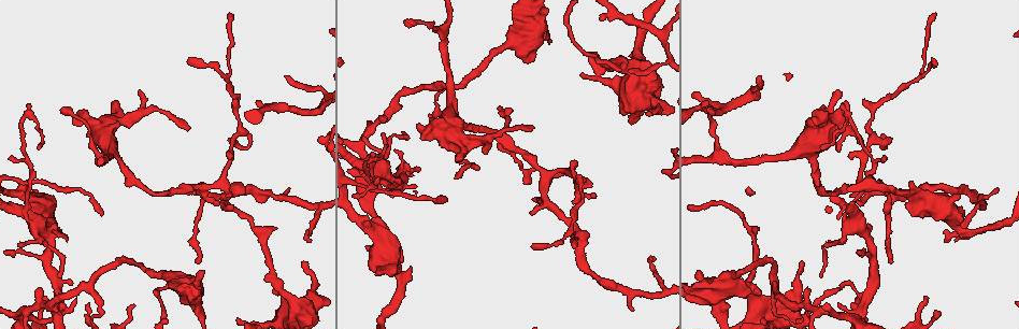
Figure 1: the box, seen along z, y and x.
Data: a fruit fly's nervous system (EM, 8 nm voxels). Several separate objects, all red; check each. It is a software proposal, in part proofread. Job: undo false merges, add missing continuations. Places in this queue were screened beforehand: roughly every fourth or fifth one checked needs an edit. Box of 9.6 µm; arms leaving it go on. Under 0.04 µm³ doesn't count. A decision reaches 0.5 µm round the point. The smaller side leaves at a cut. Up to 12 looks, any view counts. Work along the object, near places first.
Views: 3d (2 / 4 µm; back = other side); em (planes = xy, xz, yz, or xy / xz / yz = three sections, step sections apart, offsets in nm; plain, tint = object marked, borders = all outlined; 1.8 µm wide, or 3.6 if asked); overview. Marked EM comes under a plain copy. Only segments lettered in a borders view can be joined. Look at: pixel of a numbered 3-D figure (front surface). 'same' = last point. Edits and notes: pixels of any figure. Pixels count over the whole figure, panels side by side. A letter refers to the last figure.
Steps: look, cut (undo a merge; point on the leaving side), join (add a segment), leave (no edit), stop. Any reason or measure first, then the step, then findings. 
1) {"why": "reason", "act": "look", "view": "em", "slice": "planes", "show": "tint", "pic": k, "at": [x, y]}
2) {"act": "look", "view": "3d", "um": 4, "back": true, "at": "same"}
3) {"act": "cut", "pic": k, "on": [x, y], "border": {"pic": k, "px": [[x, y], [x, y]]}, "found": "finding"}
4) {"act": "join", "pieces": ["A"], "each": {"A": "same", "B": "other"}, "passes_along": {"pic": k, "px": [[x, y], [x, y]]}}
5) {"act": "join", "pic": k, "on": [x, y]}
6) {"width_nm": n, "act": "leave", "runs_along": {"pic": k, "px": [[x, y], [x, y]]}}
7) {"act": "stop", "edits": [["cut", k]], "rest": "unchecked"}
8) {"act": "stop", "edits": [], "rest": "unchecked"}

{"why": "thin end", "act": "look", "view": "3d", "um": 2, "back": true, "pic": 1, "at": [884, 213]}

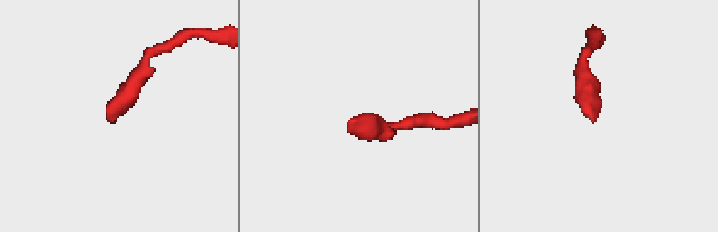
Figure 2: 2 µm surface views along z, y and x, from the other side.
{"act": "look", "view": "em", "slice": "xz", "step": 4, "show": "borders", "pic": 2, "at": [352, 120]}

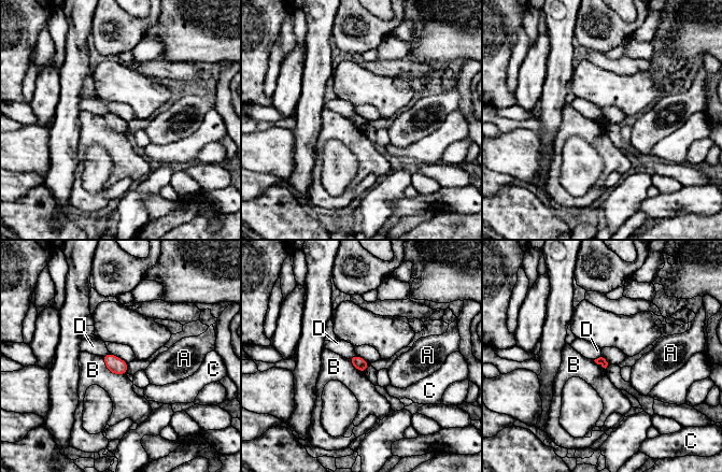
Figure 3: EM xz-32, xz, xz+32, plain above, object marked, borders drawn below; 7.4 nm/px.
{"longest_contact_nm": ["B", 220], "act": "leave", "each": {"A": "other", "B": "other", "C": "other", "D": "other"}, "found": "none of them fits"}

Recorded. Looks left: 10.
{"why": "abrupt turn", "act": "look", "view": "3d", "um": 4, "pic": 1, "at": [53, 320]}

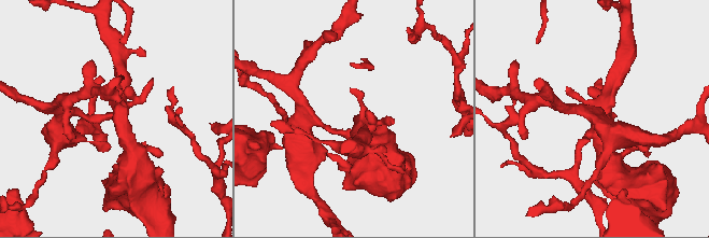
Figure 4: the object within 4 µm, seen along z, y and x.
{"act": "look", "view": "em", "slice": "planes", "show": "borders", "pic": 4, "at": [355, 128]}

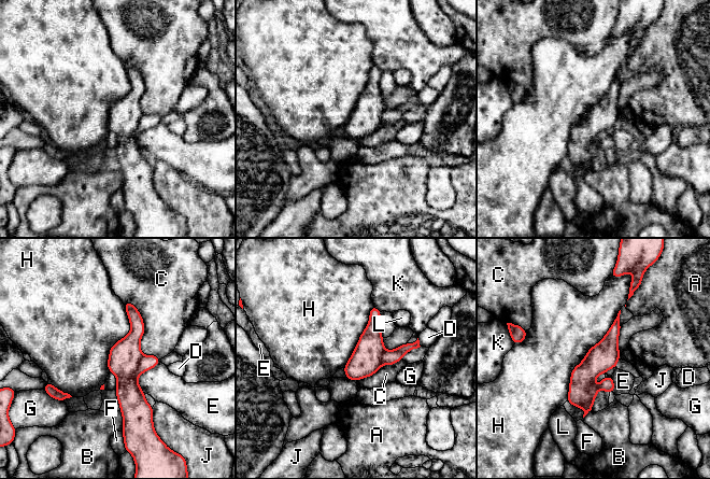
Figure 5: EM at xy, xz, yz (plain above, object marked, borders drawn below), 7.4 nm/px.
{"act": "cut", "pic": 5, "on": [124, 357], "each": {"A": "other", "B": "other", "C": "other", "D": "other", "E": "other", "F": "other", "G": "other", "H": "other", "J": "other", "K": "other", "L": "other"}, "part_leaving": {"pic": 5, "px": [[127, 304], [135, 317], [127, 350], [127, 422]]}, "found": "two cells meet here"}

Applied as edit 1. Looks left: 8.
{"act": "look", "view": "overview"}

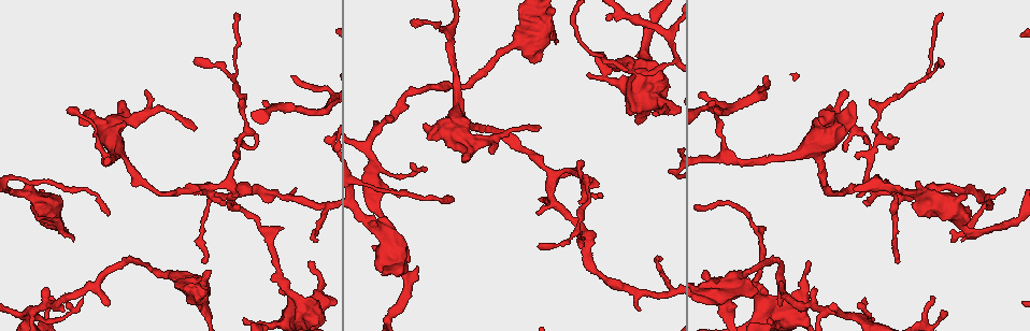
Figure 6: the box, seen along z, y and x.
{"why": "an open end", "act": "look", "view": "em", "slice": "xy", "step": 16, "show": "borders", "pic": 6, "at": [72, 241]}

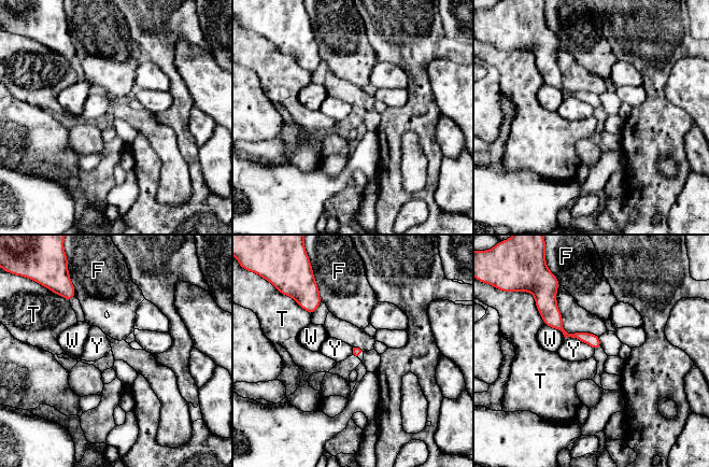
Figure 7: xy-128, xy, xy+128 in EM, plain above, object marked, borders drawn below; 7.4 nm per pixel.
{"act": "look", "view": "em", "slice": "planes", "show": "borders", "at": "same"}

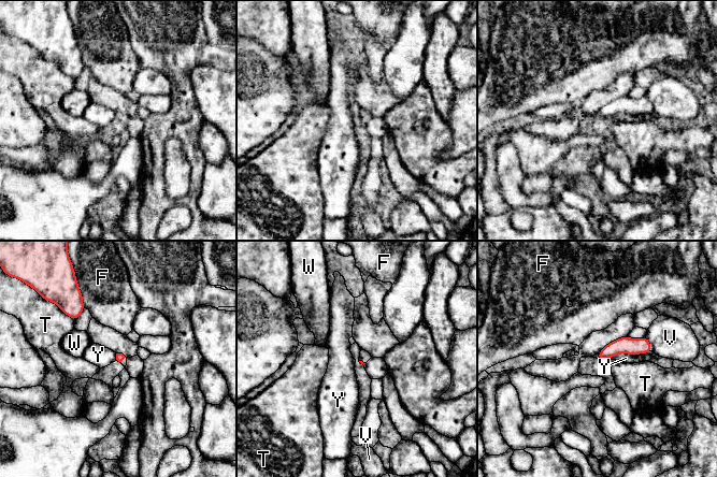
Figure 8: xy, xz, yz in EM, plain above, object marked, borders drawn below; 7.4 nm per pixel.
{"act": "leave", "each": {"F": "other", "T": "other", "V": "other", "W": "other", "Y": "other"}, "found": "none of them fits"}

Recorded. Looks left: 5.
{"why": "an open end", "act": "look", "view": "em", "slice": "yz", "step": 8, "show": "borders", "pic": 6, "at": [781, 304]}

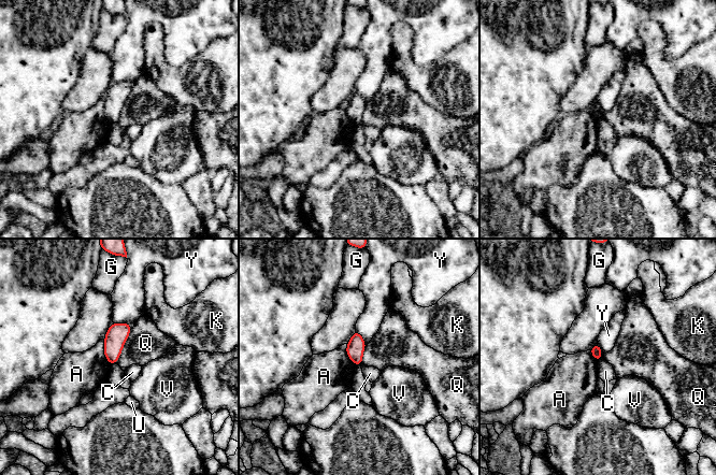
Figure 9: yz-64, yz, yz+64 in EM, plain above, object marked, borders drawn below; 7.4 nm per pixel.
{"act": "look", "view": "em", "slice": "planes", "show": "borders", "at": "same"}

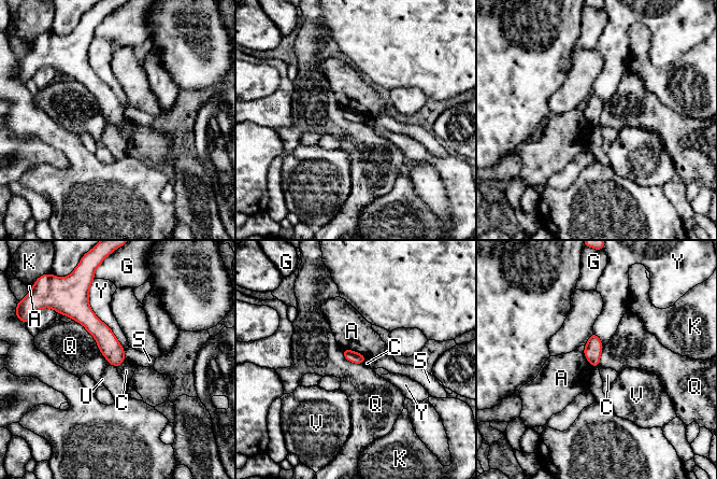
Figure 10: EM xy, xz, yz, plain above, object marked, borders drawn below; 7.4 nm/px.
{"act": "leave", "each": {"A": "other", "C": "other", "G": "other", "K": "other", "Q": "other", "S": "other", "U": "other", "V": "other", "Y": "other"}, "runs_along": {"pic": 10, "px": [[82, 306], [118, 362]]}, "found": "none of them fits"}

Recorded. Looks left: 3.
{"why": "branch stops here", "act": "look", "view": "em", "slice": "yz", "step": 4, "show": "borders", "pic": 6, "at": [809, 262]}

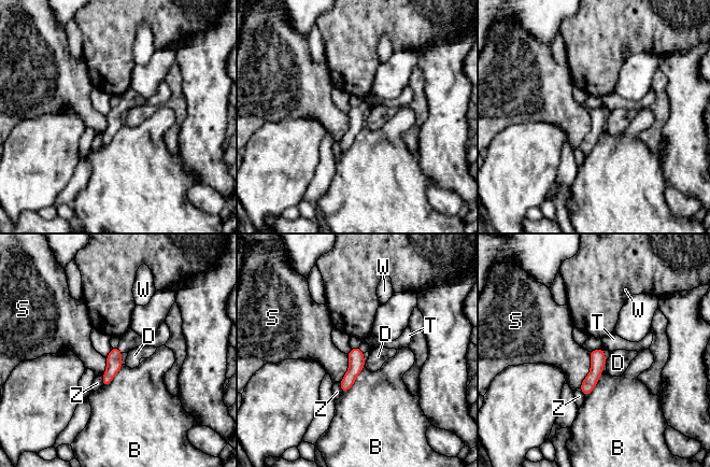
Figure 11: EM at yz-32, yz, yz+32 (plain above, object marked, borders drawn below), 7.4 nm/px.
{"act": "look", "view": "em", "slice": "planes", "show": "borders", "at": "same"}

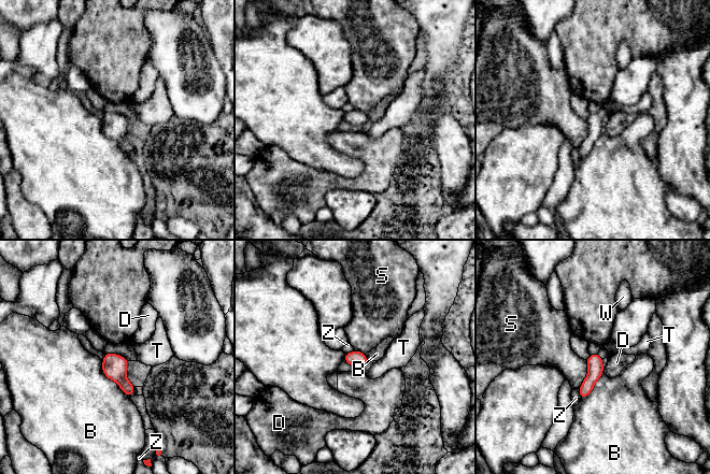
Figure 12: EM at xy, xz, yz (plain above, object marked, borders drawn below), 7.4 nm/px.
{"act": "join", "pieces": ["W"], "each": {"B": "other", "D": "other", "S": "other", "T": "other", "W": "same", "Z": "other"}, "passes_along": {"pic": 12, "px": [[594, 361], [599, 356], [602, 353]]}, "found": "the cell continues"}

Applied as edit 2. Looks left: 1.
{"act": "stop", "edits": [["cut", 5], ["join", 12]], "rest": "unchecked"}

